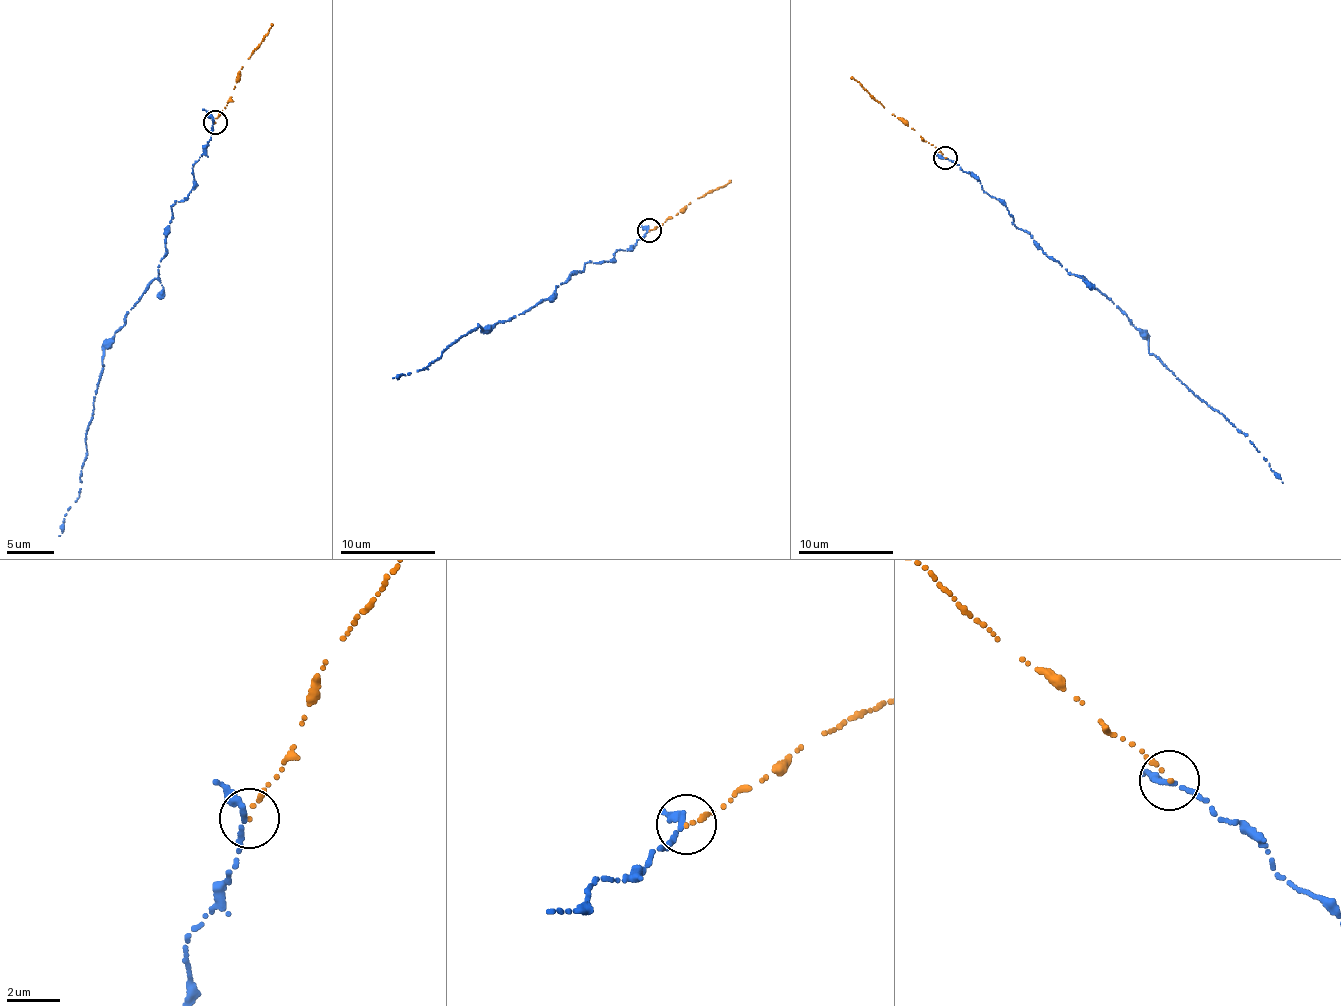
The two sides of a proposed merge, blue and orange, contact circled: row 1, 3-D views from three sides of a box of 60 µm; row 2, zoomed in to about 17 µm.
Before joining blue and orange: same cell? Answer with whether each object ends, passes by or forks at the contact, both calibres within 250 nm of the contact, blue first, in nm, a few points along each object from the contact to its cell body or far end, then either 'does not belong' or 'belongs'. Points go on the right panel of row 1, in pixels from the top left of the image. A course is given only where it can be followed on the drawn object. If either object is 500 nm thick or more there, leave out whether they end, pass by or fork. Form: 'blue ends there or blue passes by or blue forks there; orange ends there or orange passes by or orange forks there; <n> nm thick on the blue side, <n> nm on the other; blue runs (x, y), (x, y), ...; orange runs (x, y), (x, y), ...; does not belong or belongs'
blue passes by; orange ends there; 240 nm thick on the blue side, 140 nm on the other; blue runs (946, 158), (1002, 202), (1018, 228), (1050, 257), (1117, 305), (1148, 342), (1148, 351), (1248, 435), (1283, 482); orange runs (945, 157), (851, 77); belongs

